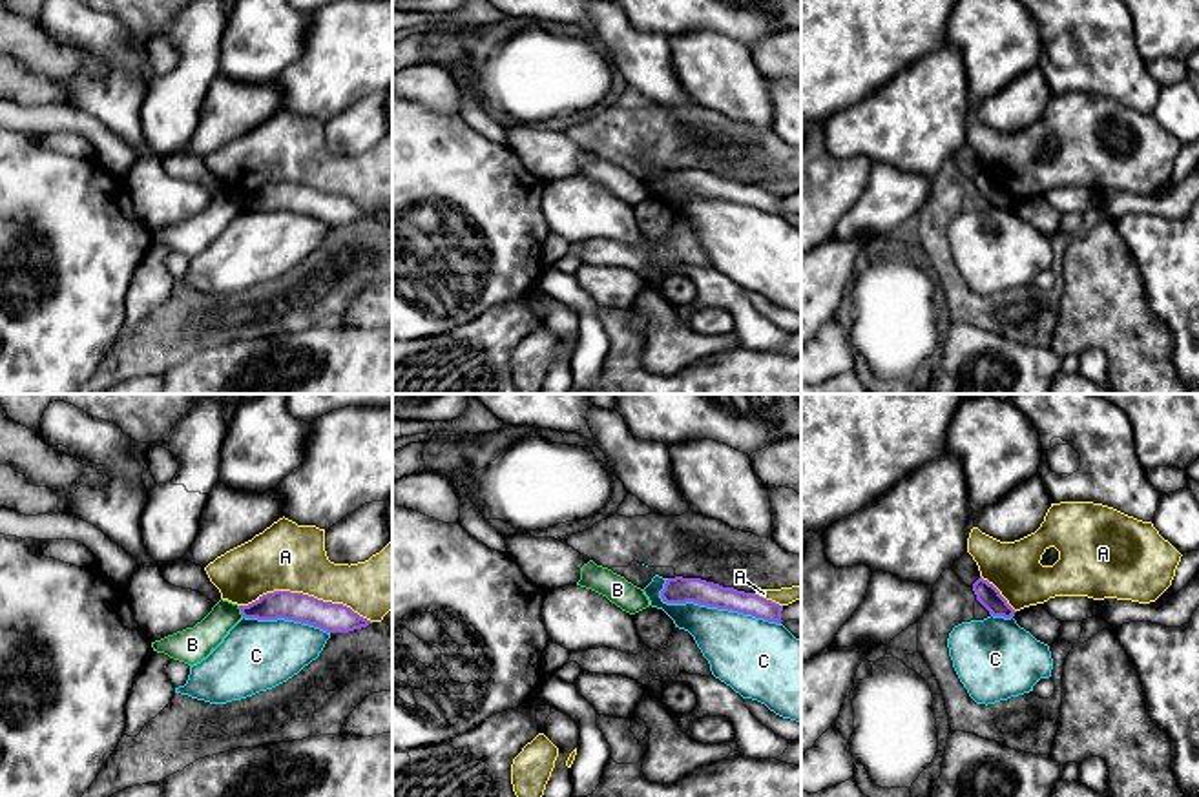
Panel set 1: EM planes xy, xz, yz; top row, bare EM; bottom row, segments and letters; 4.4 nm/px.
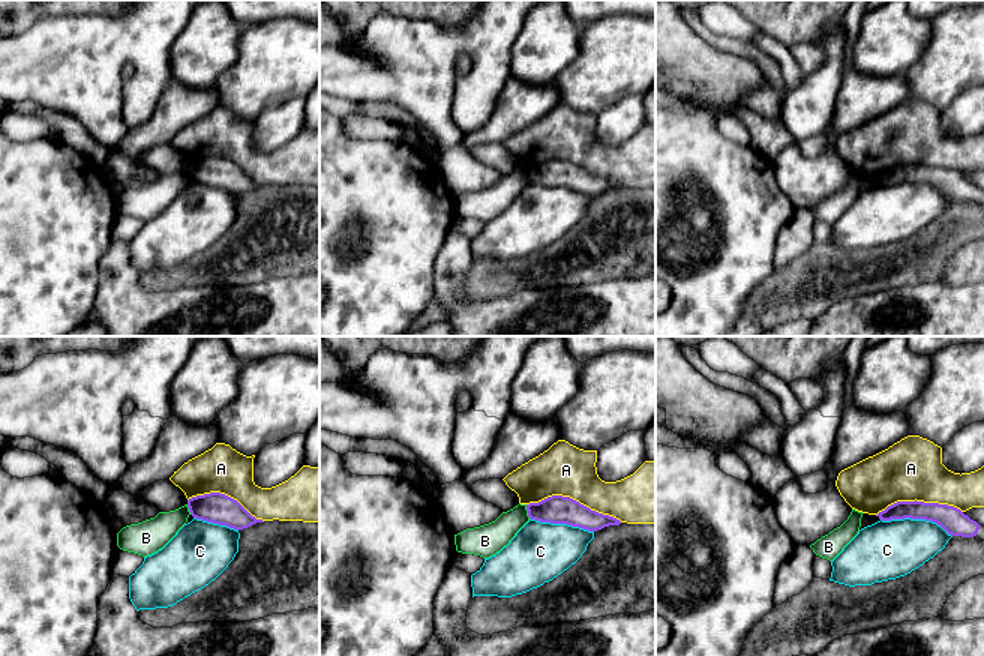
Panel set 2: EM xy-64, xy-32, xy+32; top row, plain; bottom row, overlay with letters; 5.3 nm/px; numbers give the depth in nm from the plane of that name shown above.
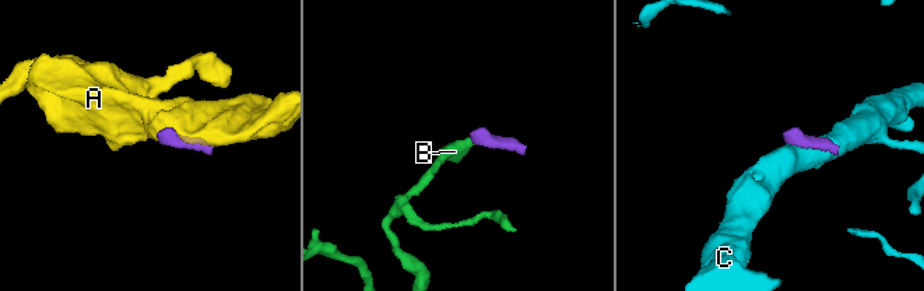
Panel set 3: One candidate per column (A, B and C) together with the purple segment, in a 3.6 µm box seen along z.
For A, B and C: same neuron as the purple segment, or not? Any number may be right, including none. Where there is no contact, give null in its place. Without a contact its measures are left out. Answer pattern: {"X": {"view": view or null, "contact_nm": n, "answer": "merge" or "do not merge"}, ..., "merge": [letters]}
{"A": {"view": "xy", "contact_nm": 600, "answer": "do not merge"}, "B": {"view": "xy", "contact_nm": 50, "answer": "do not merge"}, "C": {"view": "xz", "contact_nm": 550, "answer": "do not merge"}, "merge": []}

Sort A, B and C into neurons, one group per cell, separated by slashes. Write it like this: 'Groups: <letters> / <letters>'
Groups: A / B / C

